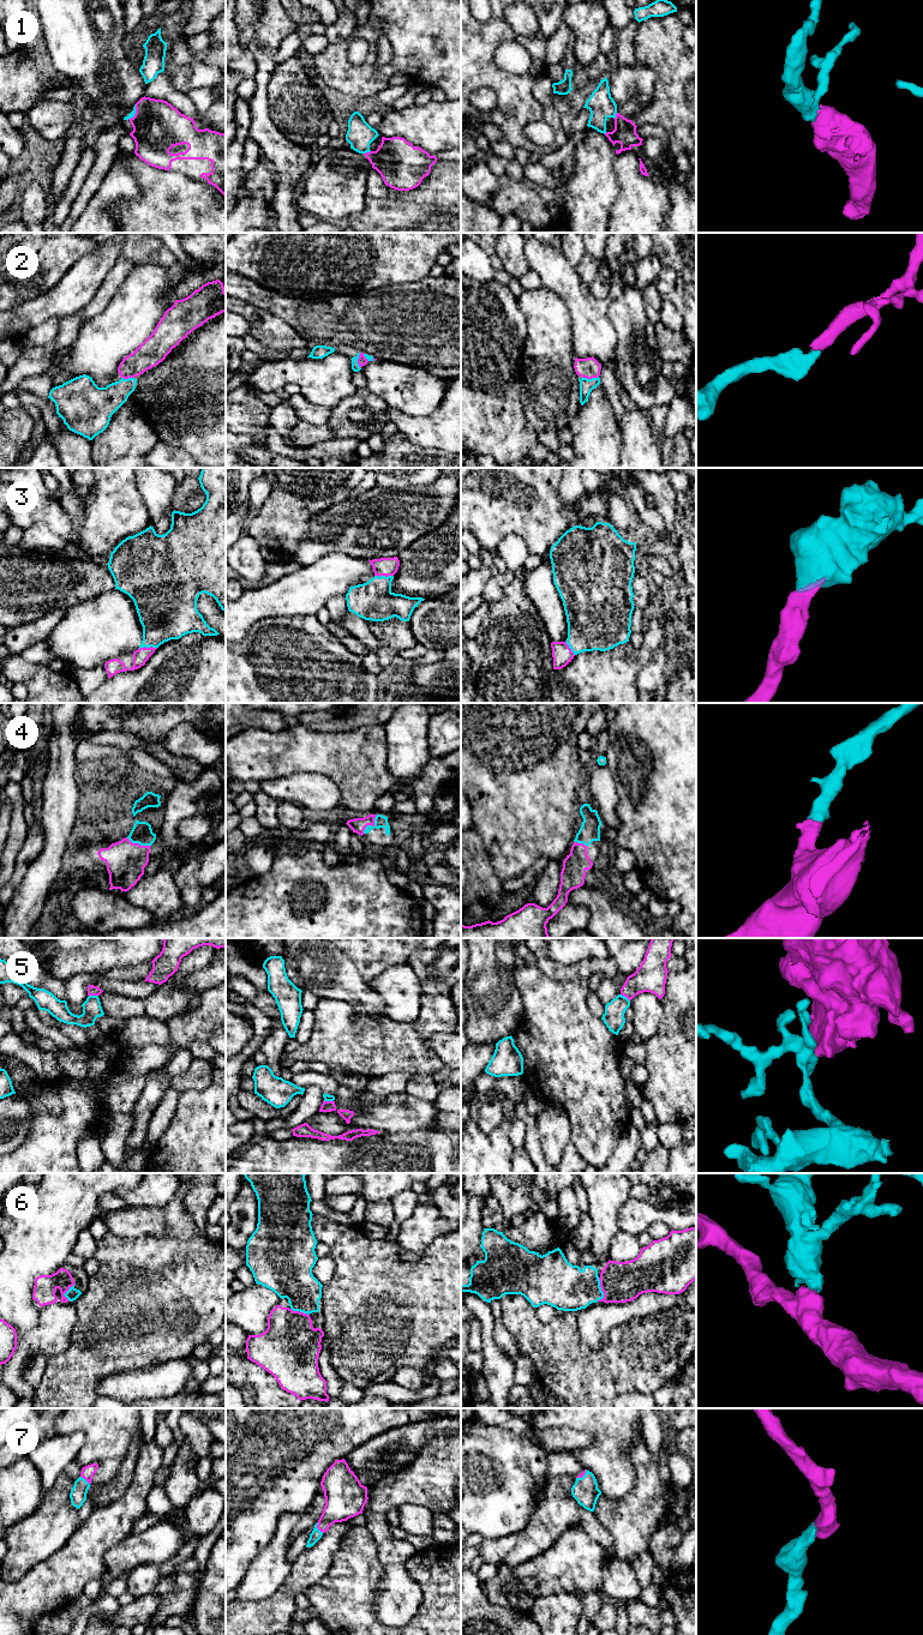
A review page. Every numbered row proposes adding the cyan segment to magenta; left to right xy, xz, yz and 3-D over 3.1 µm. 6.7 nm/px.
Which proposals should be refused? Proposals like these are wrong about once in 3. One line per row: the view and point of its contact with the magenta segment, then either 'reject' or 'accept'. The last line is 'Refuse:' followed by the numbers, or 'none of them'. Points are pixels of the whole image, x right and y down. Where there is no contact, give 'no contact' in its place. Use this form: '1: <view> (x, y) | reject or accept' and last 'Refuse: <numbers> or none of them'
1: xz (366, 152) | accept
2: yz (589, 378) | accept
3: xy (147, 648) | accept
4: xz (371, 824) | accept
5: xy (94, 995) | reject
6: yz (601, 1290) | accept
7: xz (318, 1528) | accept
Refuse: 5

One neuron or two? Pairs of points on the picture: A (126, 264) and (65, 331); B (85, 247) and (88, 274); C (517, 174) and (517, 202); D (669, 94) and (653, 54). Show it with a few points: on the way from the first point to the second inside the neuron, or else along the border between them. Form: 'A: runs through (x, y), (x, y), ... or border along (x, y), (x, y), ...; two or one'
A: runs through (112, 281), (105, 294), (82, 314); one
B: border along (100, 245), (95, 252), (83, 256), (66, 272); two
C: border along (505, 174), (514, 179), (523, 178); two
D: runs through (669, 84), (669, 70), (663, 64); one

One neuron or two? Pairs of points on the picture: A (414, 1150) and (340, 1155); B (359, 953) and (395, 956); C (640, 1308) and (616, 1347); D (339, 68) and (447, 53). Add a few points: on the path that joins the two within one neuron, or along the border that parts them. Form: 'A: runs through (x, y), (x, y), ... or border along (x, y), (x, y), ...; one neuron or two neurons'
A: runs through (396, 1155), (358, 1155); one neuron
B: runs through (367, 953), (387, 955); one neuron
C: border along (661, 1310), (633, 1317), (616, 1326), (610, 1333); two neurons
D: runs through (365, 73), (383, 73), (412, 54), (420, 54); one neuron

